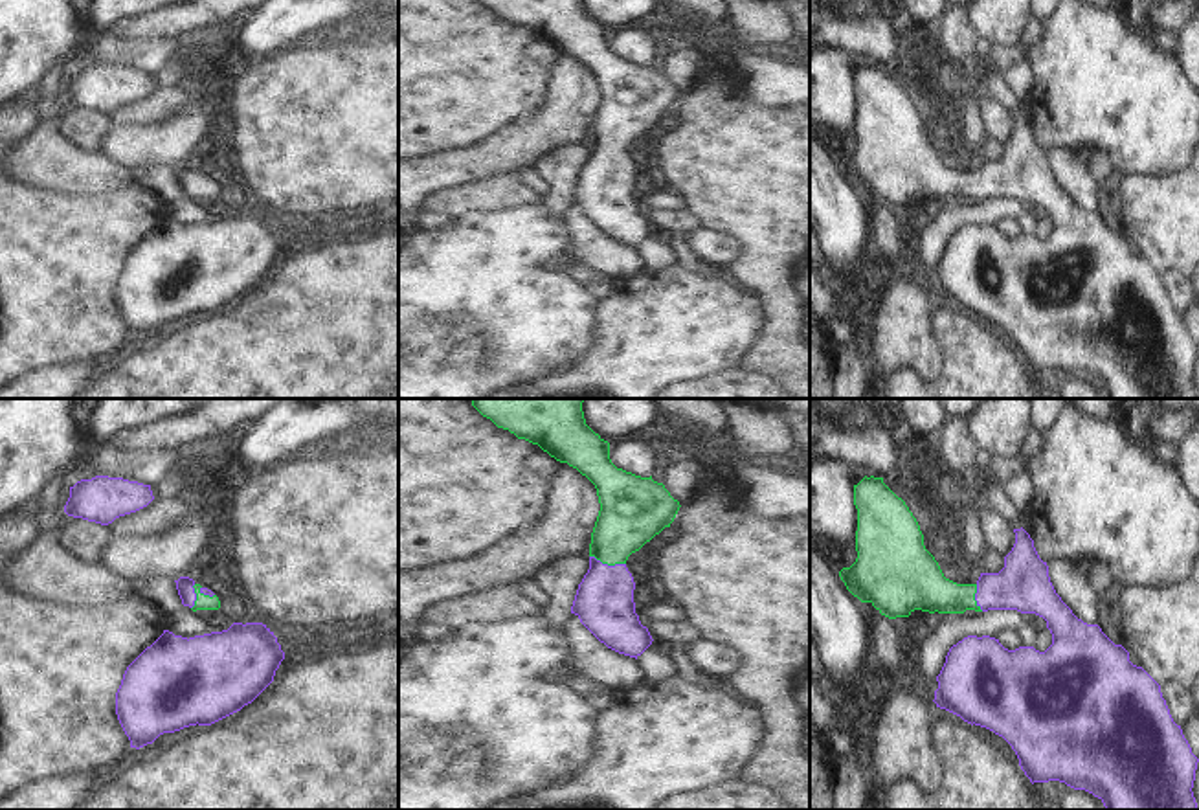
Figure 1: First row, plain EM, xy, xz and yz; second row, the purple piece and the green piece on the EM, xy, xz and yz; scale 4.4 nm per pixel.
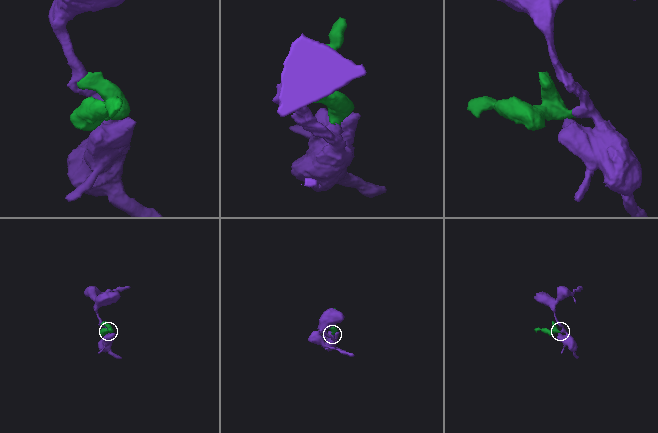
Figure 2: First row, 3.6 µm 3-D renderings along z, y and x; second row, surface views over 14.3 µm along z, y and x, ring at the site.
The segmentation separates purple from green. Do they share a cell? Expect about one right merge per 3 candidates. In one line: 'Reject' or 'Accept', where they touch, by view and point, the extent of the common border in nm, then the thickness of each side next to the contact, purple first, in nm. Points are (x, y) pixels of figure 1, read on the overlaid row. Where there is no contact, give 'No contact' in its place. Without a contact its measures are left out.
Accept. Touches purple at xy (195, 594). Shared border 120 nm. Thickness 80 nm (purple) against 70 nm.

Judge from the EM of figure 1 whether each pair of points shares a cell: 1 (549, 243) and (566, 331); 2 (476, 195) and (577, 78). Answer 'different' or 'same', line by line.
1: same
2: different

